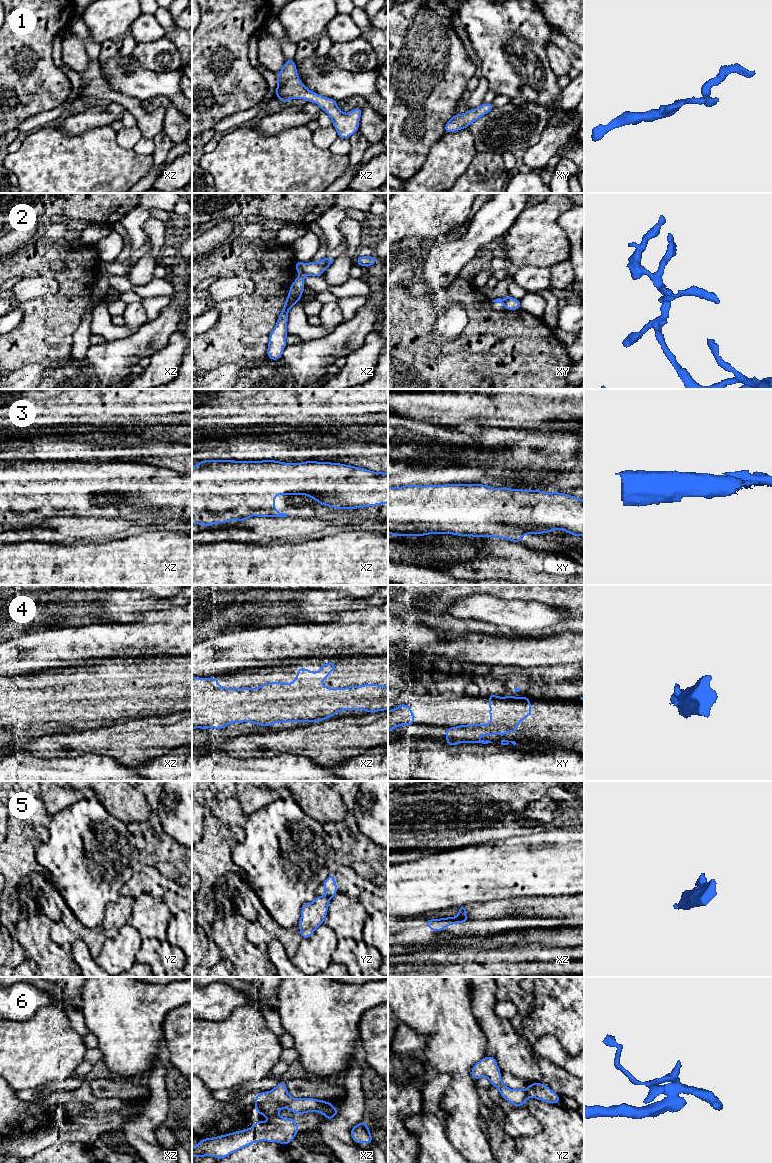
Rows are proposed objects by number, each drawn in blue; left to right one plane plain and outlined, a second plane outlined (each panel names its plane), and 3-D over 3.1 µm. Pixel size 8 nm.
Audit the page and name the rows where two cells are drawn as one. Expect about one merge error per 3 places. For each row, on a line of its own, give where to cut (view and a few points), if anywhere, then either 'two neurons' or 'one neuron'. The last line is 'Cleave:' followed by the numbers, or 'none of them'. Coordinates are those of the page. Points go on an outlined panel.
1: no cut | one neuron
2: xz (300, 272), (306, 274) | two neurons
3: no cut | one neuron
4: no cut | one neuron
5: xz (460, 914), (465, 915) | two neurons
6: yz (526, 1089), (528, 1096) | two neurons
Cleave: 2, 5, 6

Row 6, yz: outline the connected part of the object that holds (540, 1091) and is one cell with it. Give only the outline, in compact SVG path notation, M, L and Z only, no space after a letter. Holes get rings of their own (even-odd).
M531 1083L527 1087L528 1097L532 1097L550 1104L560 1102L560 1097L543 1083Z

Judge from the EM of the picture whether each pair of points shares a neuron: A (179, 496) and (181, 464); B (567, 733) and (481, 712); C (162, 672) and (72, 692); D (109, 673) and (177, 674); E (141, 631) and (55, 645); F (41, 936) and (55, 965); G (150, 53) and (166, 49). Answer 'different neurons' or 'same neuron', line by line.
A: different neurons
B: same neuron
C: same neuron
D: same neuron
E: same neuron
F: same neuron
G: same neuron

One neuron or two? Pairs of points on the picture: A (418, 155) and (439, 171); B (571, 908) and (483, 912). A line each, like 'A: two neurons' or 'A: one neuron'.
A: two neurons
B: one neuron

